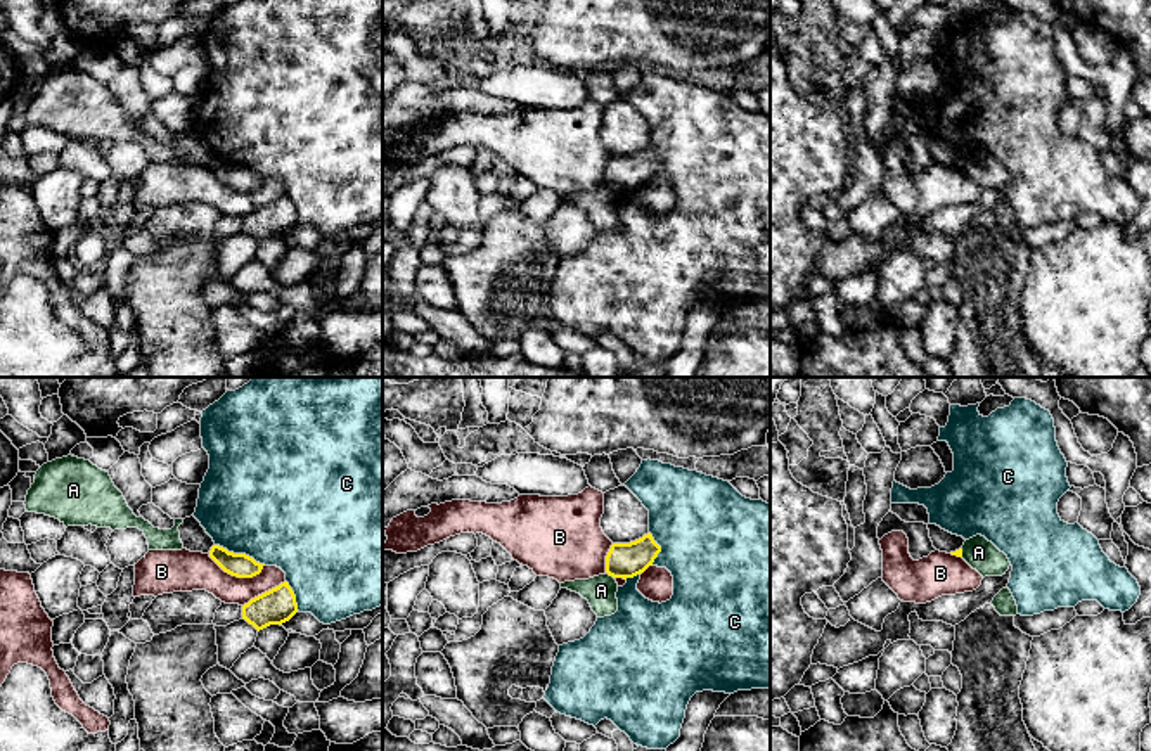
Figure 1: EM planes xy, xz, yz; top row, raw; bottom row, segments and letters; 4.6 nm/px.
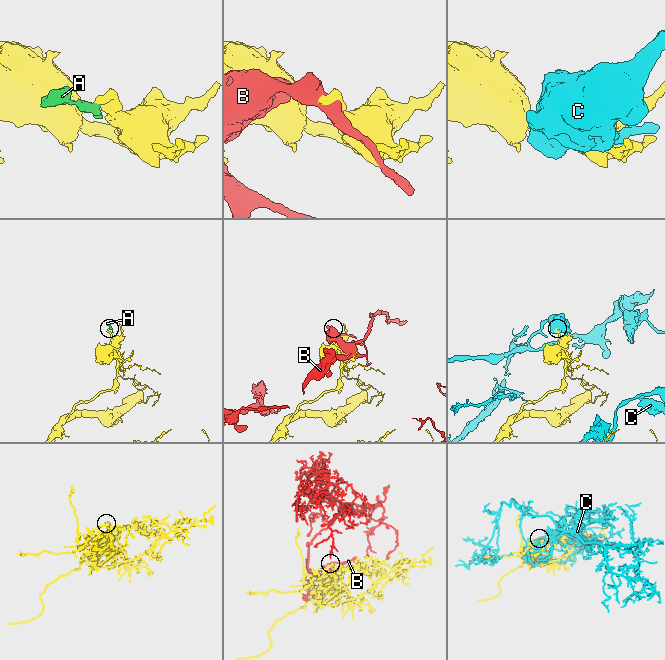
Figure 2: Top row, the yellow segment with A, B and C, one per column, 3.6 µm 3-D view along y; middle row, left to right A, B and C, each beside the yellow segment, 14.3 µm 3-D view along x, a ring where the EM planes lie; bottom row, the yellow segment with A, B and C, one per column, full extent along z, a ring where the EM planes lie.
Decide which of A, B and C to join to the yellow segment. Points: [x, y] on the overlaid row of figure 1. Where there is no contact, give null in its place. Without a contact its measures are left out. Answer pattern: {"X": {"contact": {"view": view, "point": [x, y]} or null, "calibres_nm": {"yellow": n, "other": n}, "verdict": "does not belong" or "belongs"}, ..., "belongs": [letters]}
{"A": {"contact": {"view": "xz", "point": [611, 575]}, "calibres_nm": {"yellow": 160, "other": 140}, "verdict": "does not belong"}, "B": {"contact": {"view": "xy", "point": [236, 575]}, "calibres_nm": {"yellow": 110, "other": 190}, "verdict": "does not belong"}, "C": {"contact": {"view": "xy", "point": [241, 554]}, "calibres_nm": {"yellow": 110, "other": 480}, "verdict": "does not belong"}, "belongs": []}

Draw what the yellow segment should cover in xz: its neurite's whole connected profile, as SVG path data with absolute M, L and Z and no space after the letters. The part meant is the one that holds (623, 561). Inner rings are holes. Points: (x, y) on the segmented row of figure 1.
M651 533L630 543L613 543L606 555L606 573L613 578L633 578L653 566L659 552Z

